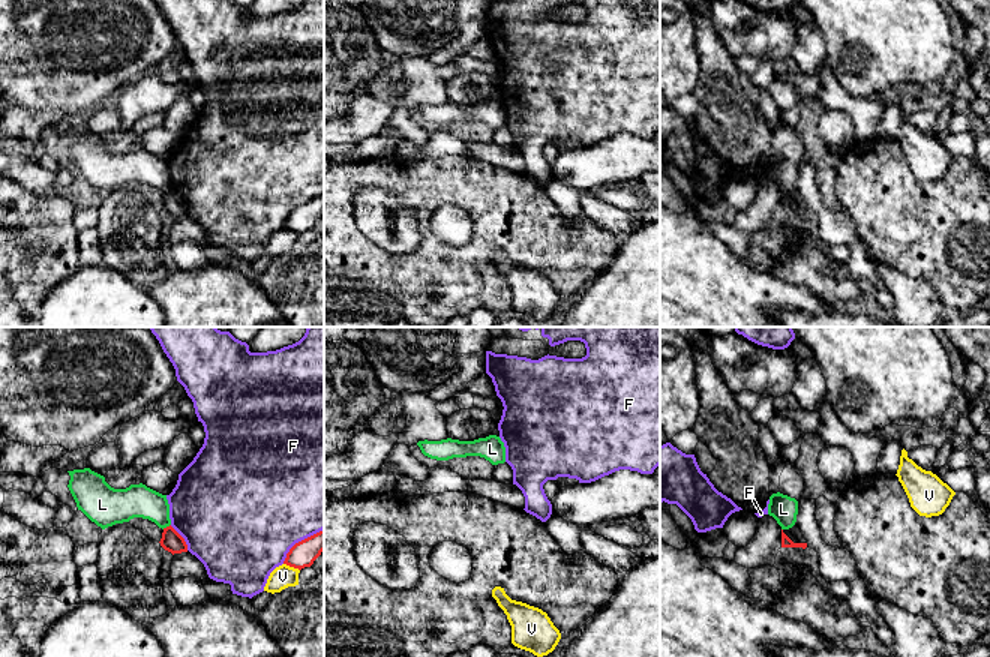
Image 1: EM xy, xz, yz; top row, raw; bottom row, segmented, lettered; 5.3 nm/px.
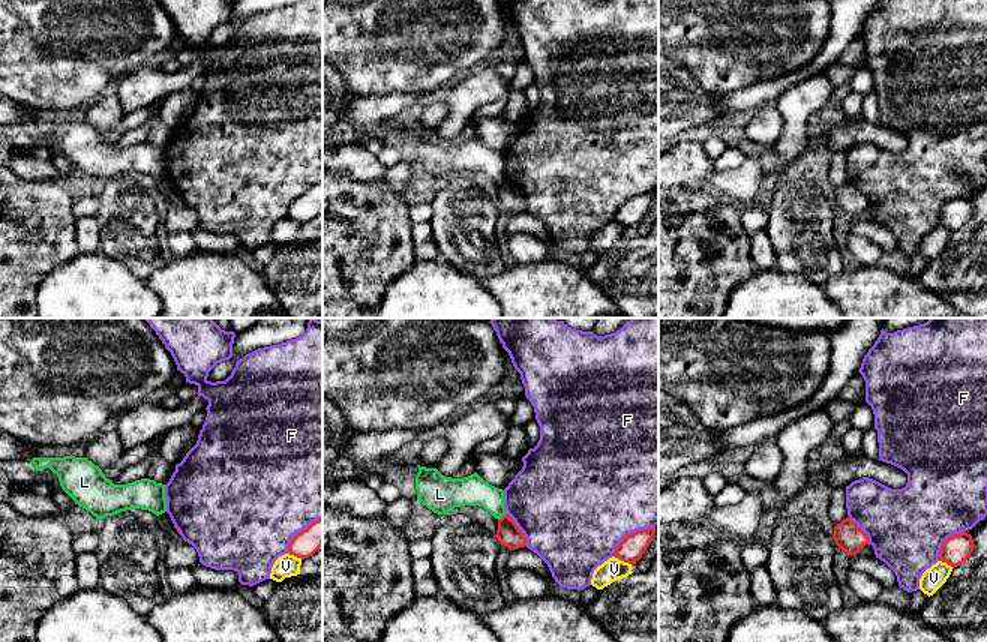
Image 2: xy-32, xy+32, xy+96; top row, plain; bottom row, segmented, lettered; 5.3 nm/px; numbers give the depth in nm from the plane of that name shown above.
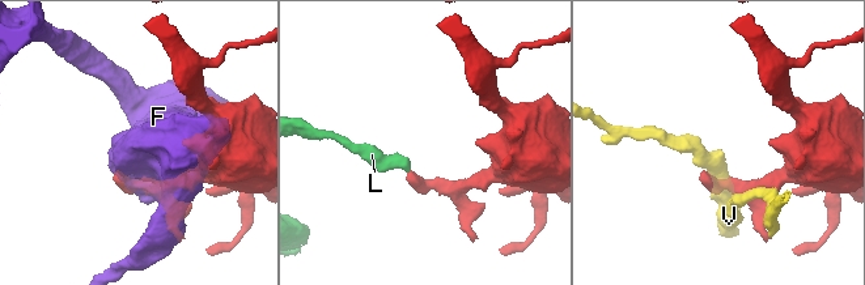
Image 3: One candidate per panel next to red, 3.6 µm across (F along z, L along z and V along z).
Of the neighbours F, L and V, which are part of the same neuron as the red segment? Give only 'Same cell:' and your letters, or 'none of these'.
Same cell: none of these

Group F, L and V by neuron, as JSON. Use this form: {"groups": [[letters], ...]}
{"groups": [["F"], ["L"], ["V"]]}

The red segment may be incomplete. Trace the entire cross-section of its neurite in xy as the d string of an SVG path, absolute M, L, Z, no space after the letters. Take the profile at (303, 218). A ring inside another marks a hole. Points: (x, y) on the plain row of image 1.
M324 194L296 207L286 218L284 228L298 234L310 231L322 214L324 214Z

